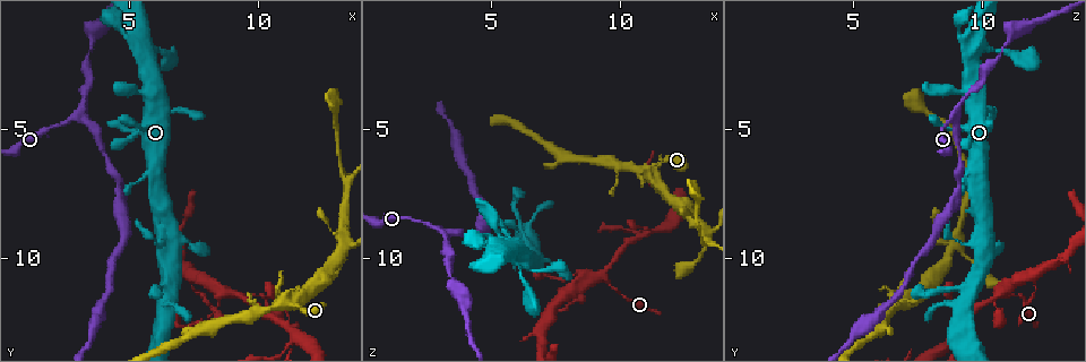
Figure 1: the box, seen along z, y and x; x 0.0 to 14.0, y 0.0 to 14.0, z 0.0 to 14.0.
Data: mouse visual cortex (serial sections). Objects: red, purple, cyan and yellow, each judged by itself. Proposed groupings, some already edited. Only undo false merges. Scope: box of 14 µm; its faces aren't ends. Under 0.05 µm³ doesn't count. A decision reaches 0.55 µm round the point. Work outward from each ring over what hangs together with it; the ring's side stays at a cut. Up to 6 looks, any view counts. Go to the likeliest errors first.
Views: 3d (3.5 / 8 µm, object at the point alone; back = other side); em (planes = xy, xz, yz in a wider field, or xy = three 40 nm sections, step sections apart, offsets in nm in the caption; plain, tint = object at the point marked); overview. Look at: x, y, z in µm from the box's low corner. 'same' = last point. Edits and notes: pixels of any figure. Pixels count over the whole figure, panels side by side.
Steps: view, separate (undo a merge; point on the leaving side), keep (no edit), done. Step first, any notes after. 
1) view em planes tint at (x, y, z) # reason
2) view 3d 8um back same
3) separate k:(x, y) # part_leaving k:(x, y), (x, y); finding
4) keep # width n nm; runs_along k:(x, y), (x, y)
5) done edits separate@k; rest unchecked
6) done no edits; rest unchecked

view 3d 3.5um at (11.4, 12.9, 8.9) # four-way junction

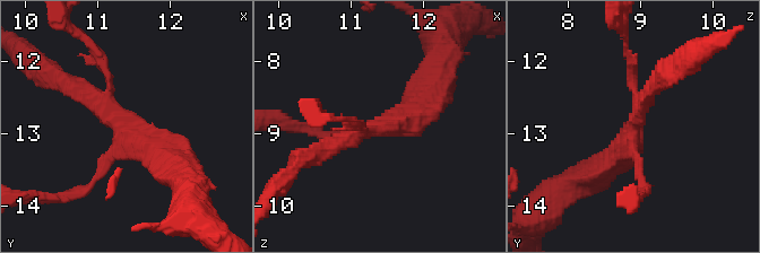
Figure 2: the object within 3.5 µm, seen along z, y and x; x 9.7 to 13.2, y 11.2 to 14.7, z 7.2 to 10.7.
view em xy step 1 tint at (11.40, 12.95, 8.90) # now the EM

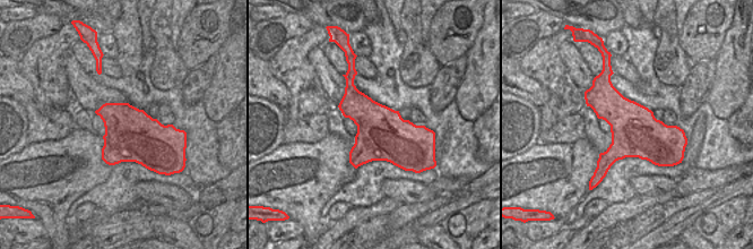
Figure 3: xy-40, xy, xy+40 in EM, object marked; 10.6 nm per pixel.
keep # width 550 nm; runs_along 2:(67, 84), (179, 171); continuous, no second cell

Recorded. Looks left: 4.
view em planes tint at (8.4, 11.7, 10.5) # thick turns thin

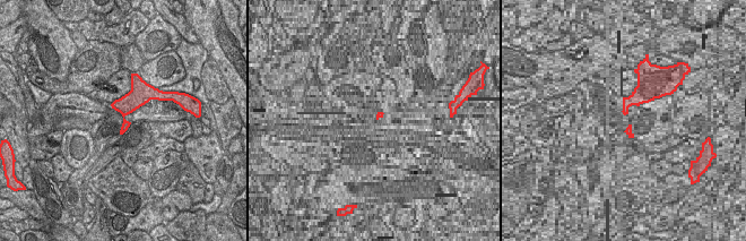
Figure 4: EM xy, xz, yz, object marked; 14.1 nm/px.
view 3d 3.5um same

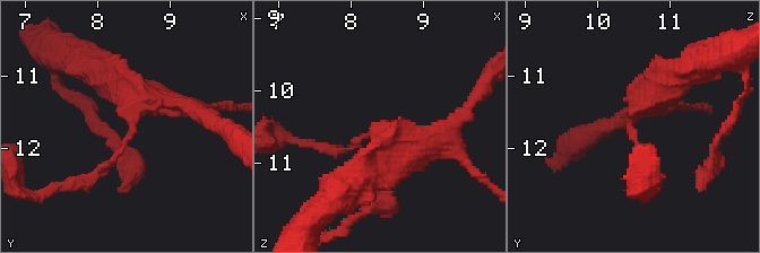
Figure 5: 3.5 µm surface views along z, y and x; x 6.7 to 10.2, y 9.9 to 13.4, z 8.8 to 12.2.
keep # width 280 nm; runs_along 5:(176, 104), (135, 104), (128, 142), (83, 181); continuous, no second cell

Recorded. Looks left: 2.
view em xy step 3 tint at (5.7, 1.9, 9.9) # thin neck

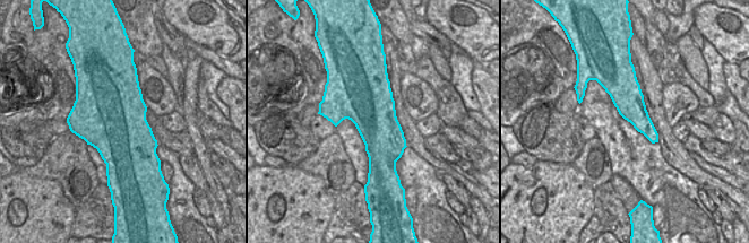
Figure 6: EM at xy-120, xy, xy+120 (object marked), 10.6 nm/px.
view 3d 3.5um back same

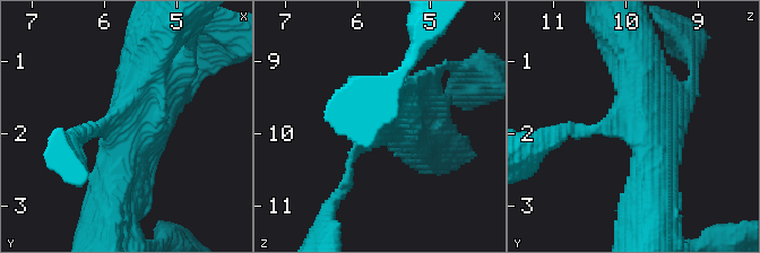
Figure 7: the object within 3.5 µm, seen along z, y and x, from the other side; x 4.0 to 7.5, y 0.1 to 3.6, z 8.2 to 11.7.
keep # all the same cell

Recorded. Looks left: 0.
done no edits; rest unchecked

